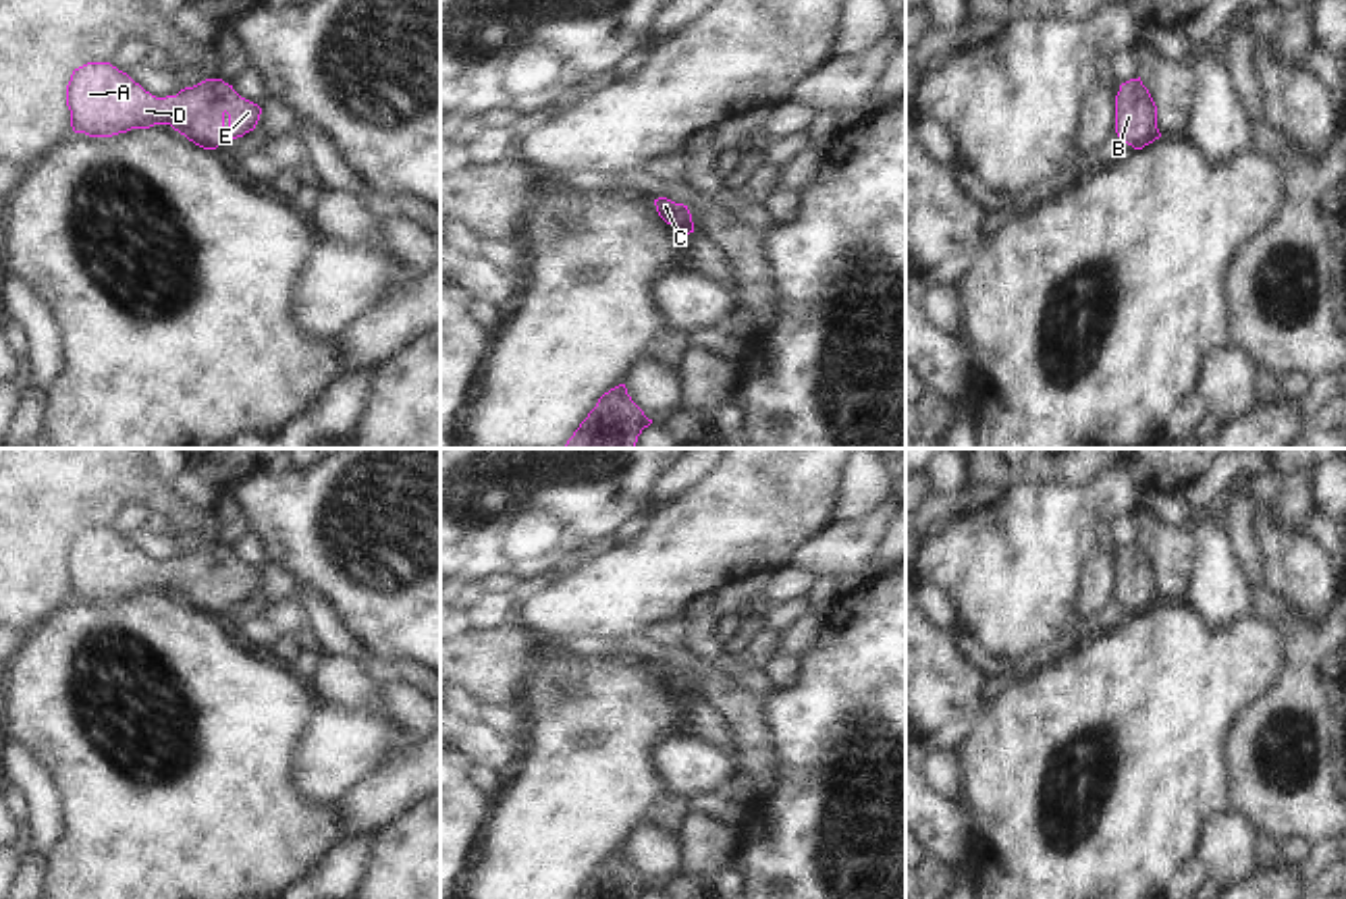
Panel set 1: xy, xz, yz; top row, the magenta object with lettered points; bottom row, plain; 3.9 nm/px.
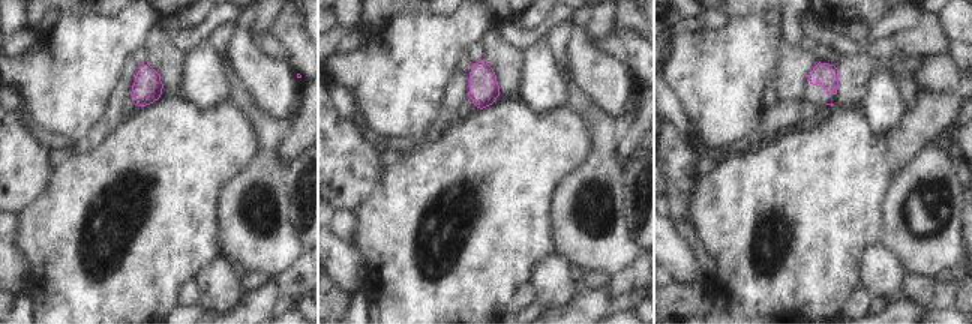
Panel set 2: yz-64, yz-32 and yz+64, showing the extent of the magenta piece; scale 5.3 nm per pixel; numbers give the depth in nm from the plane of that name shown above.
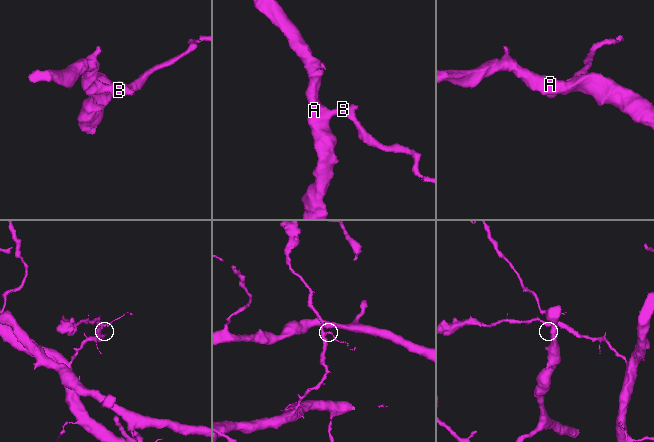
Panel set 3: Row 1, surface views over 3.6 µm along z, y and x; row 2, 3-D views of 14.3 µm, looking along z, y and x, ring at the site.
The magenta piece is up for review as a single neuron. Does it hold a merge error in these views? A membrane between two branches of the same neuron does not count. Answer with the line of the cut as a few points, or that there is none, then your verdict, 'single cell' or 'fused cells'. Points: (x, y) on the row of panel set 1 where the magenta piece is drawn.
no cut | single cell

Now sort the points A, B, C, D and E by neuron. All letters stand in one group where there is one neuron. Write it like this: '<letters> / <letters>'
A B C D E

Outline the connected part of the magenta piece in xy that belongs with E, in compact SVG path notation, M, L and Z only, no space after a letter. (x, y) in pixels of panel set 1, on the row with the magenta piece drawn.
M110 62L73 71L66 106L75 133L112 137L131 129L170 125L204 149L253 131L262 108L222 79L206 79L177 96L156 98Z

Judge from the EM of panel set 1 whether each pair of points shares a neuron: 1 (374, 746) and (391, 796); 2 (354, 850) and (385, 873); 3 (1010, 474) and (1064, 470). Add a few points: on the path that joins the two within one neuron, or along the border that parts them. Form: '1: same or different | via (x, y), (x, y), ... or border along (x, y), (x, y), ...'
1: different | border along (399, 746), (343, 794)
2: different | border along (374, 835), (366, 870), (360, 877)
3: same | via (1023, 470), (1052, 470)

